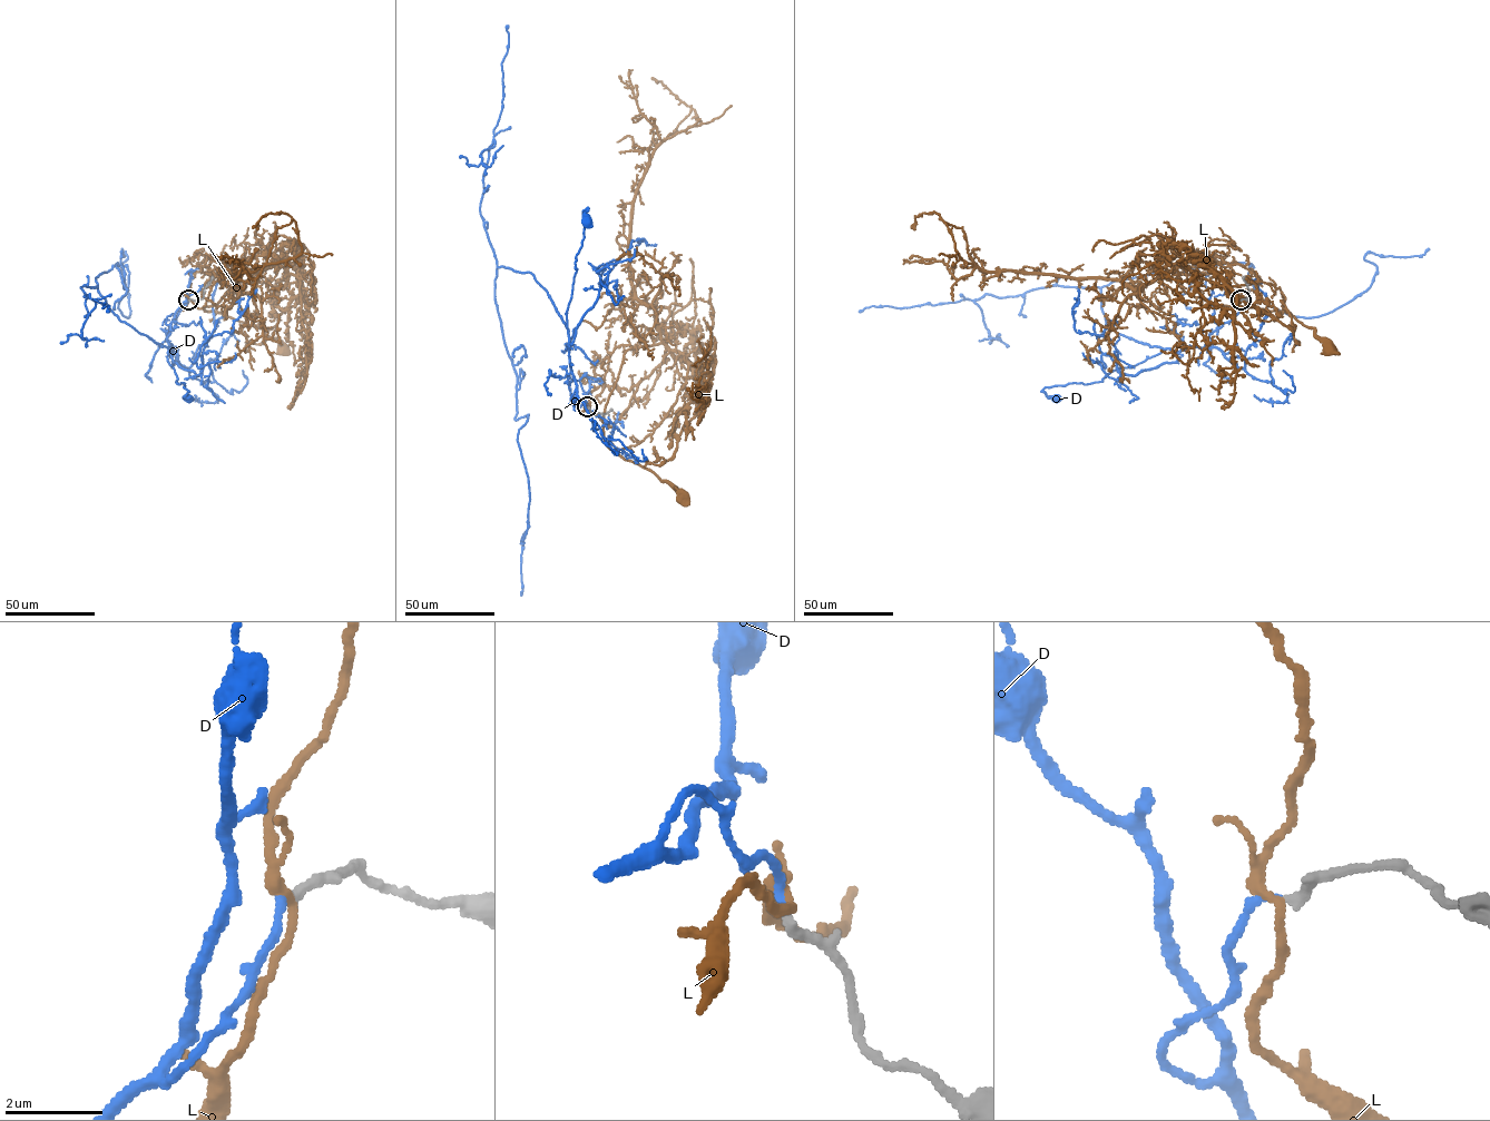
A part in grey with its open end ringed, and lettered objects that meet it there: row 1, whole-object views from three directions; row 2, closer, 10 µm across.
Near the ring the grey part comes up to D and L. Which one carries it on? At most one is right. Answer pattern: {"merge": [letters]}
{"merge": ["D"]}

